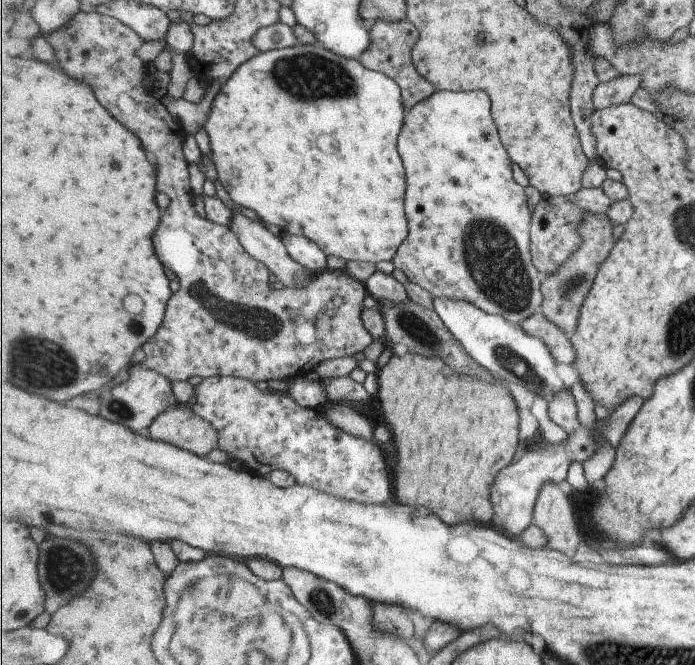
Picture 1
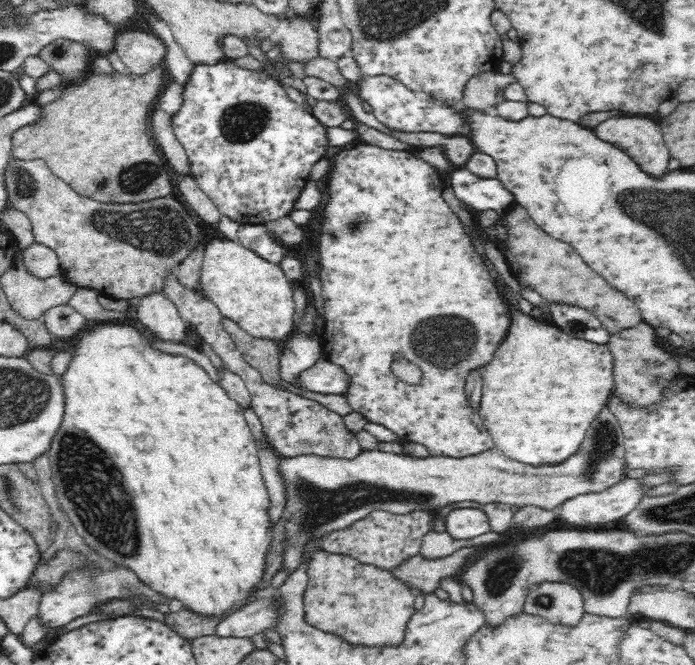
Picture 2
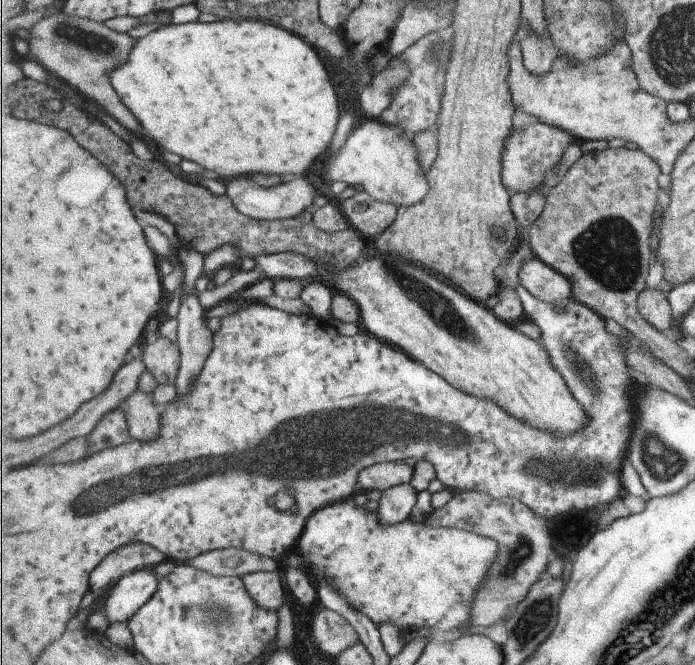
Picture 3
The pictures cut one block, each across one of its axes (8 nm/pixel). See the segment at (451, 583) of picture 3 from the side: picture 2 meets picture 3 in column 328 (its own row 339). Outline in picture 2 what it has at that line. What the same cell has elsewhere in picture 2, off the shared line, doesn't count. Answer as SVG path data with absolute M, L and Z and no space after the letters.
M512 302L510 308L510 317L513 318L509 333L506 340L502 342L502 346L498 348L498 354L494 354L494 360L490 362L490 366L479 369L480 376L484 380L484 390L482 390L482 404L480 404L480 418L482 424L486 426L488 434L492 436L492 442L496 448L502 450L502 454L506 454L508 458L516 460L516 462L524 462L524 465L540 466L540 465L555 465L562 460L566 460L570 454L574 454L578 450L578 444L584 438L586 426L596 418L598 410L606 404L606 398L615 386L613 380L613 354L606 344L596 344L588 342L580 338L570 338L568 334L558 328L551 322L544 322L541 319L532 318L528 314L524 314L520 307L516 306L516 302Z

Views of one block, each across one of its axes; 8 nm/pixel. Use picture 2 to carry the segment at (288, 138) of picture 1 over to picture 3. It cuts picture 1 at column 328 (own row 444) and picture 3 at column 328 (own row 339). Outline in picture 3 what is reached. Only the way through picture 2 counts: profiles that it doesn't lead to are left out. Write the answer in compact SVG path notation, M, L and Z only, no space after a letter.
M222 18L212 23L187 23L169 24L151 32L145 37L138 38L135 42L135 50L131 50L131 58L111 70L111 84L113 84L123 102L129 110L135 114L143 126L143 135L156 148L162 151L169 151L178 154L183 159L188 159L200 164L205 169L213 170L221 178L254 177L255 174L268 174L279 176L279 174L305 174L313 162L330 150L338 132L337 122L339 118L339 96L335 92L333 82L329 80L328 68L321 62L319 54L307 44L305 39L295 36L284 28L277 28L277 25L259 20L235 20Z

